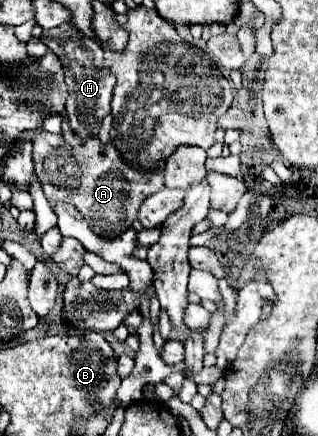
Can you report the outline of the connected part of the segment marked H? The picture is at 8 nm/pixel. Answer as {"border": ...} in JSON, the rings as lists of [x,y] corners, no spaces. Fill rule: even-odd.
{"border":[[[69,23],[55,27],[49,33],[51,39],[47,39],[47,47],[61,59],[61,65],[65,69],[65,81],[69,85],[69,97],[65,105],[69,125],[79,139],[97,137],[101,121],[111,113],[111,93],[115,87],[115,79],[103,67],[101,45],[95,39],[87,39],[85,35],[81,35]]]}

